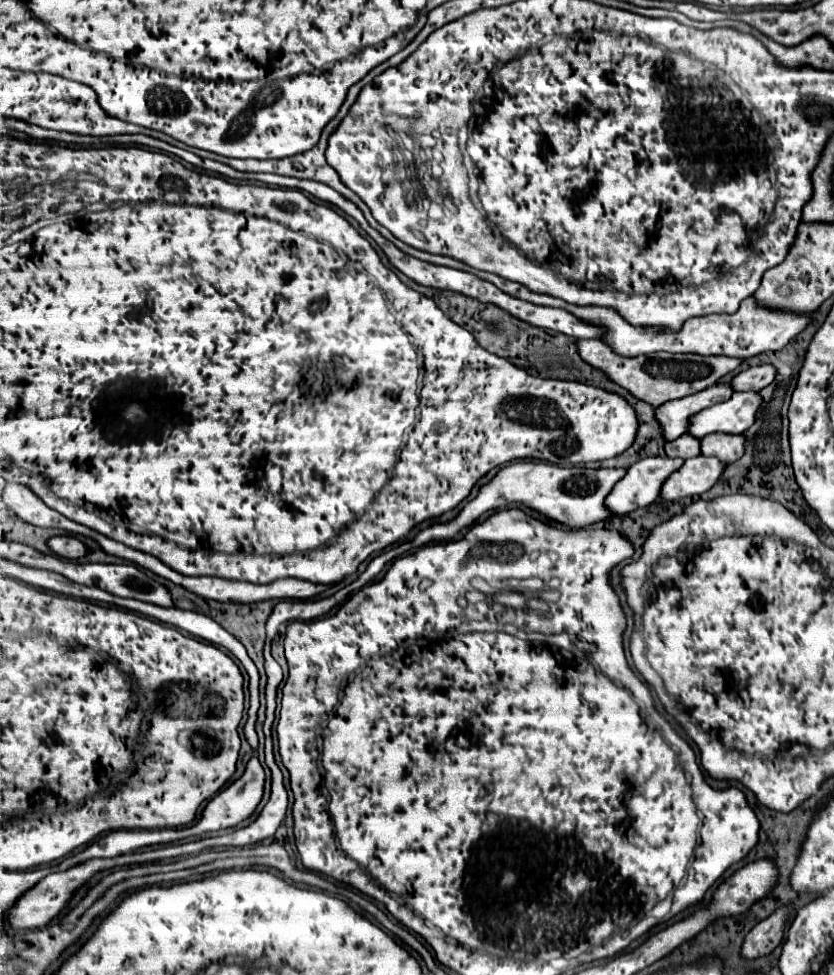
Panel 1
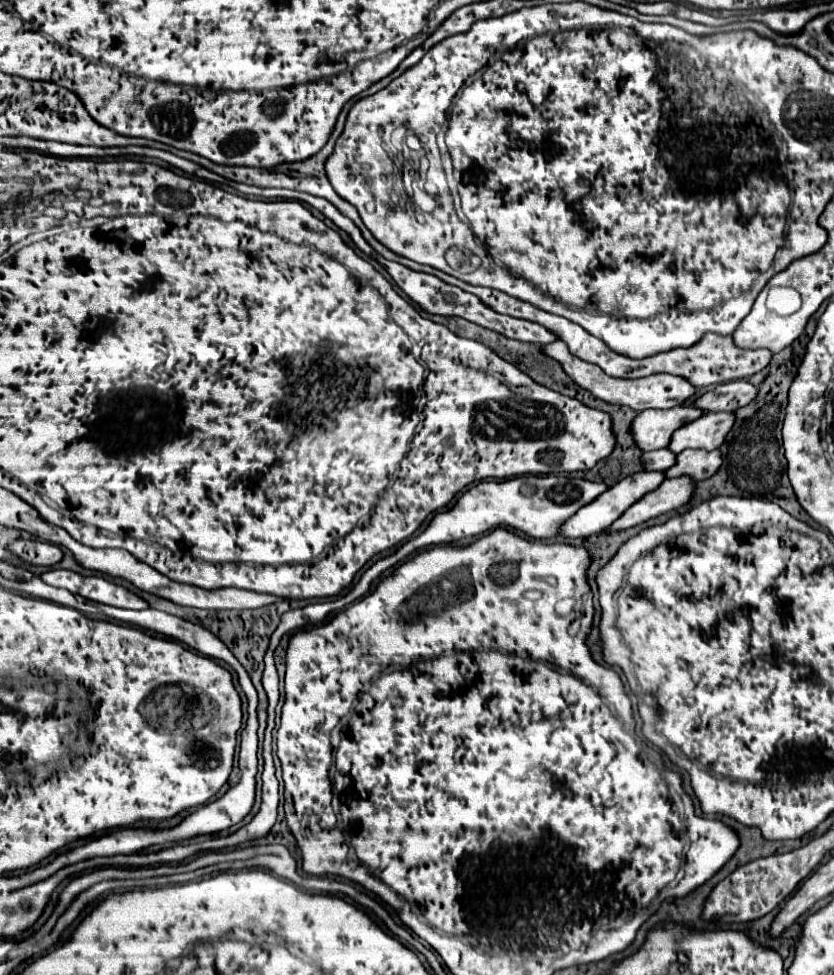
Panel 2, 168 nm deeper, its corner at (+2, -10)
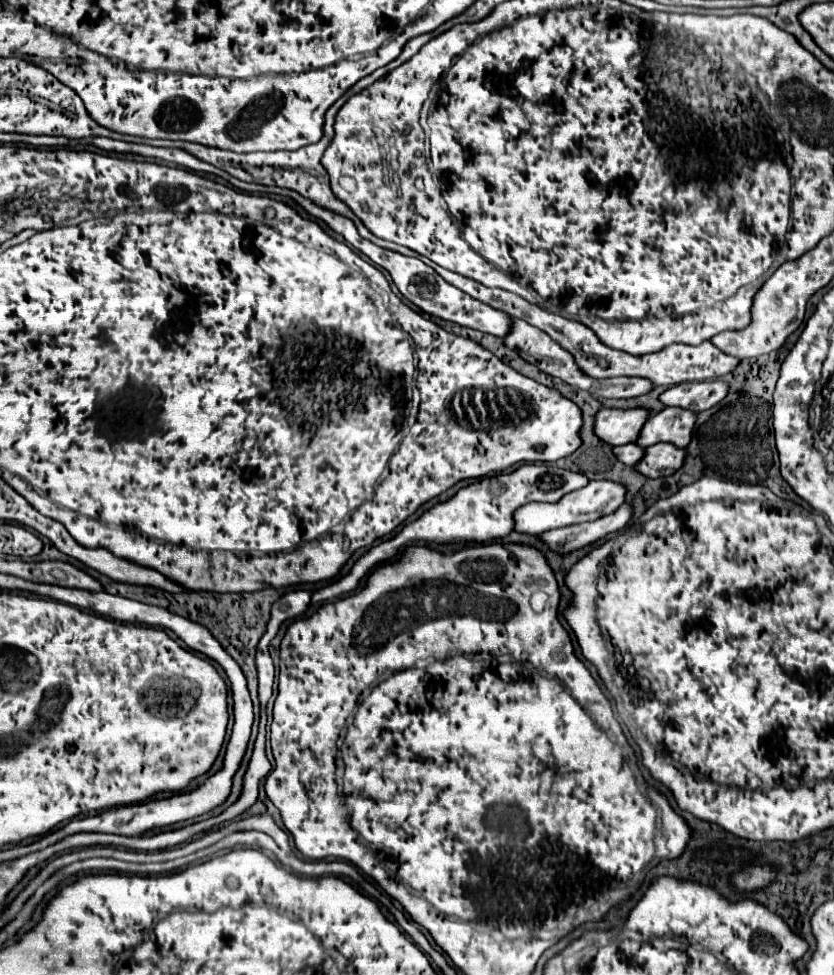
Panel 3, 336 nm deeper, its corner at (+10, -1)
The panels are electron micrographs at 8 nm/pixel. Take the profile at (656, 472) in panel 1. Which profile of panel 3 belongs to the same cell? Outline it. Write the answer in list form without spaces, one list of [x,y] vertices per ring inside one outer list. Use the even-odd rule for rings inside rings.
[[[593,480],[585,488],[565,494],[561,502],[555,502],[555,504],[529,502],[529,504],[521,506],[515,512],[515,530],[523,532],[523,534],[541,534],[541,532],[549,532],[553,528],[565,528],[565,526],[571,526],[571,524],[597,520],[601,516],[607,516],[607,514],[615,512],[625,502],[625,496],[627,496],[627,486],[625,484],[611,482],[611,480]]]

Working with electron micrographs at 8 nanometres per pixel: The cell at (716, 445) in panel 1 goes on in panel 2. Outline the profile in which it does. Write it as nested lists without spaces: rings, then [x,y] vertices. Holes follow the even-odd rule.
[[[685,449],[677,453],[675,465],[665,471],[665,479],[687,475],[693,481],[701,481],[701,479],[709,479],[719,467],[721,467],[721,455],[717,451]]]

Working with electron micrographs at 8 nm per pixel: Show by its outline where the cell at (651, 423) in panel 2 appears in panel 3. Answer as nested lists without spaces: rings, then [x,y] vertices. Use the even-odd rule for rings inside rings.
[[[601,408],[595,416],[595,434],[611,446],[635,442],[651,410],[645,408]]]

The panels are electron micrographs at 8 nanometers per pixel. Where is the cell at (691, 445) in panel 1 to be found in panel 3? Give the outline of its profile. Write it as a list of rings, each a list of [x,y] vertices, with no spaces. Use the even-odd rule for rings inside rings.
[[[625,444],[625,446],[615,446],[613,448],[615,456],[627,464],[627,466],[635,466],[637,460],[641,460],[641,456],[645,456],[645,450],[639,444]]]

